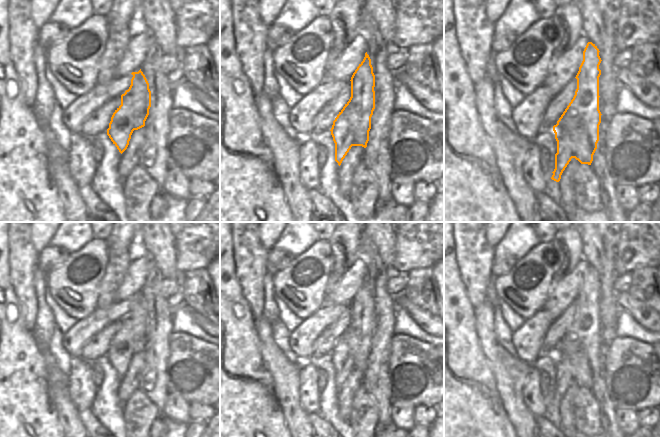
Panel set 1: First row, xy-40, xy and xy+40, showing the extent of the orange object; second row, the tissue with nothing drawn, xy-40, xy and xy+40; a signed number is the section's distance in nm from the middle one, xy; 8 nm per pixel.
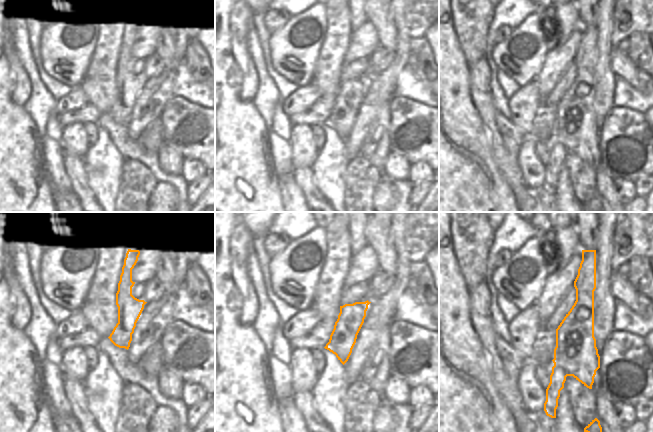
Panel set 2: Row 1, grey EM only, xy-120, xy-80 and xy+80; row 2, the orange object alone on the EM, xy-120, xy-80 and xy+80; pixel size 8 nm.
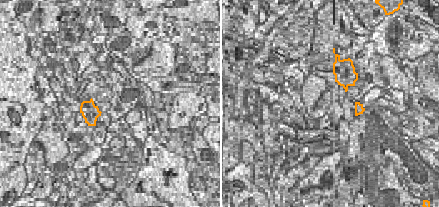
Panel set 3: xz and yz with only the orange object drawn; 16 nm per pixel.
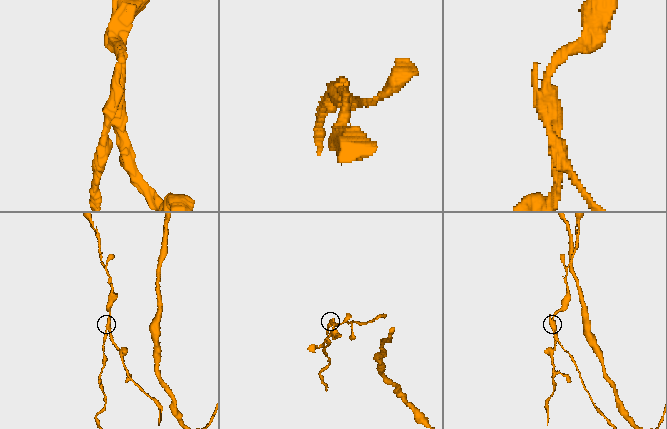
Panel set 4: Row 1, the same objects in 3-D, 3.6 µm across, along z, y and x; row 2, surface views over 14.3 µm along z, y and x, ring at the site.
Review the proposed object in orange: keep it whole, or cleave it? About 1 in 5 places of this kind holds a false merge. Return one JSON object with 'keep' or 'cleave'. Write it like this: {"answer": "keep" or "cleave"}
{"answer": "cleave"}

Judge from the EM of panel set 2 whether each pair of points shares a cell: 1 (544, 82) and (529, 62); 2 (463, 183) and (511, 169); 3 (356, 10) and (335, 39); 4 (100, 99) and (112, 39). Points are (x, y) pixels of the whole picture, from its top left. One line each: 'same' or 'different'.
1: different
2: different
3: different
4: same

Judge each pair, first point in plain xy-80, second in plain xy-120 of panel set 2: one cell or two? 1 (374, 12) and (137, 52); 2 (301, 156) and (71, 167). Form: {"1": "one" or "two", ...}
{"1": "two", "2": "two"}

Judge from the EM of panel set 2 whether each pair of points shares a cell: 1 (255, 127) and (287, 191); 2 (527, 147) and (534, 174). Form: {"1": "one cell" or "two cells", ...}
{"1": "two cells", "2": "one cell"}

